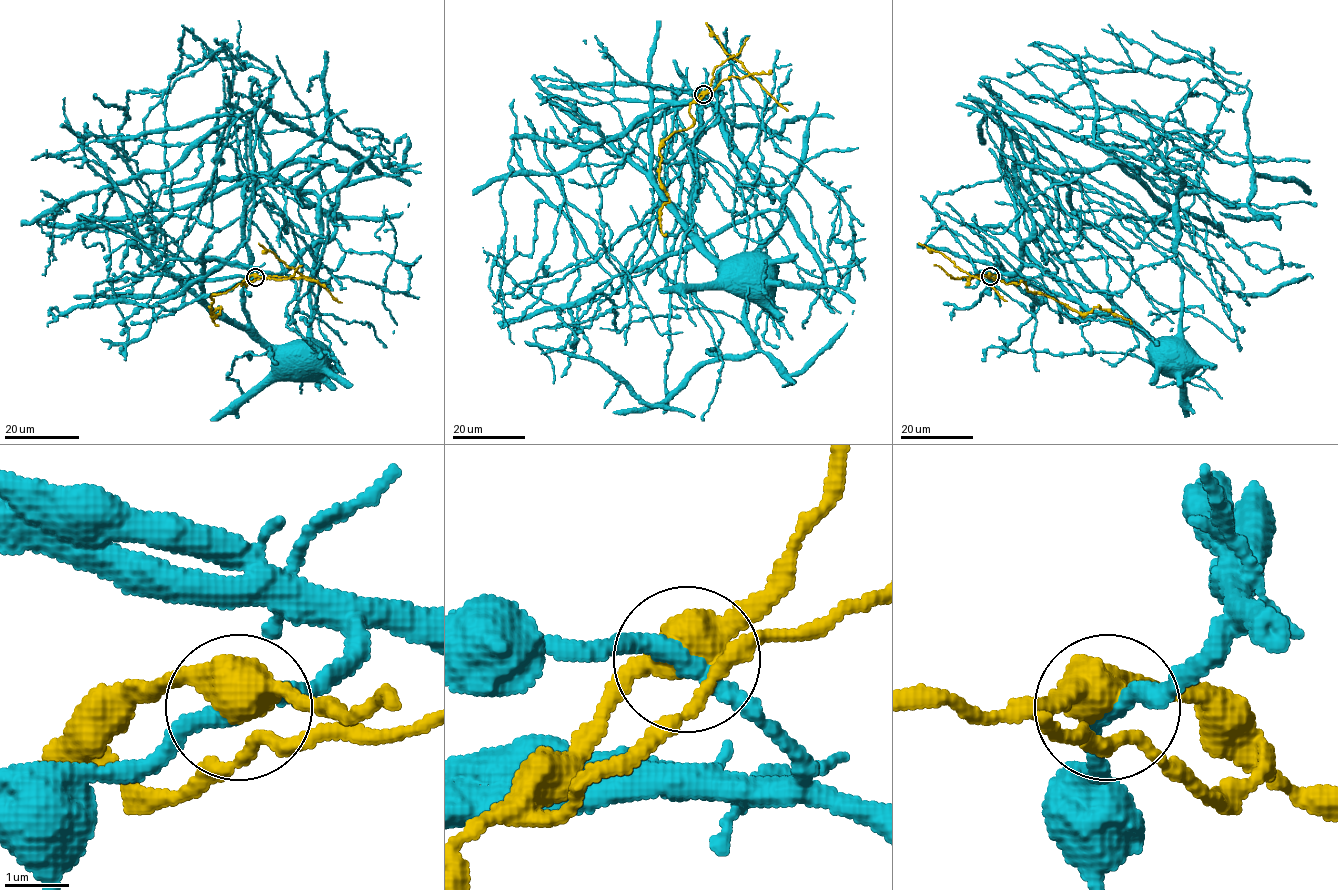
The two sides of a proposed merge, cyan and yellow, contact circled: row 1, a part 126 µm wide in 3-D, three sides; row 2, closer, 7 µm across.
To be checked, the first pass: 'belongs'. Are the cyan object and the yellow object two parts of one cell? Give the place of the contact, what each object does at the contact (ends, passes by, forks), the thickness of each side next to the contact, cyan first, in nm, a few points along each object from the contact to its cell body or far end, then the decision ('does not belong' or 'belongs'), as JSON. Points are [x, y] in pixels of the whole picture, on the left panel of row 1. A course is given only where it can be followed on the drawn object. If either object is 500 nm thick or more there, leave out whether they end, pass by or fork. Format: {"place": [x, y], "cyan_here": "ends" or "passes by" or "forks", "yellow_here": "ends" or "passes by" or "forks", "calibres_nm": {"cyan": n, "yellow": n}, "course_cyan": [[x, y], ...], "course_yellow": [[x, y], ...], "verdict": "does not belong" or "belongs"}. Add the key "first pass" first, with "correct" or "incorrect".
{"first pass": "incorrect", "place": [255, 277], "calibres_nm": {"cyan": 280, "yellow": 550}, "course_cyan": [[256, 276], [260, 272], [218, 264], [203, 277], [203, 299], [285, 361], [295, 362], [298, 355]], "course_yellow": [[256, 276], [211, 297], [211, 312], [216, 316], [221, 309], [212, 312], [218, 326]], "verdict": "does not belong"}

